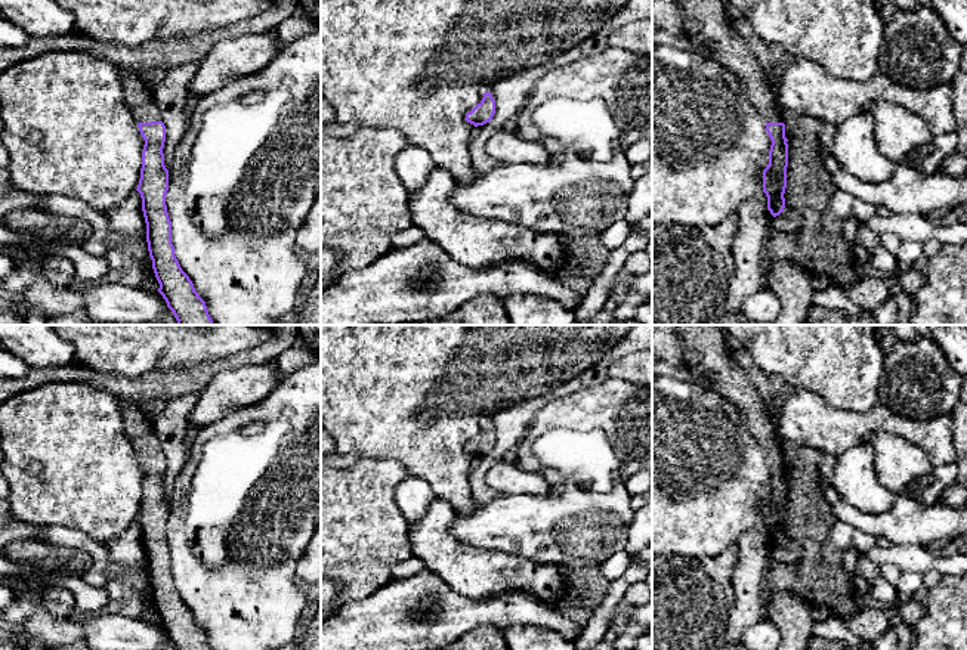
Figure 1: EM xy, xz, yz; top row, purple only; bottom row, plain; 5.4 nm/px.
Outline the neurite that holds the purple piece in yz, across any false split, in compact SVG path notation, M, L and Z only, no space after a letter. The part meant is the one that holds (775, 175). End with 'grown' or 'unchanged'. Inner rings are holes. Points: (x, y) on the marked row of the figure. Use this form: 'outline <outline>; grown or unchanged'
outline M679 0L686 37L701 43L708 56L727 68L741 83L748 102L761 114L772 140L769 164L763 170L763 192L773 217L785 208L788 139L782 93L760 66L745 40L732 28L723 0Z; grown

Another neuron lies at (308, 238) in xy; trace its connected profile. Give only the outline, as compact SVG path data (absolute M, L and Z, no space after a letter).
M321 177L316 185L316 198L305 223L296 235L296 245L309 253L321 251Z

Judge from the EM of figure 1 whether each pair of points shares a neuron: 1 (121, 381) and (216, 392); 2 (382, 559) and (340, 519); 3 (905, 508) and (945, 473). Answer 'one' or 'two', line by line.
1: two
2: one
3: two

